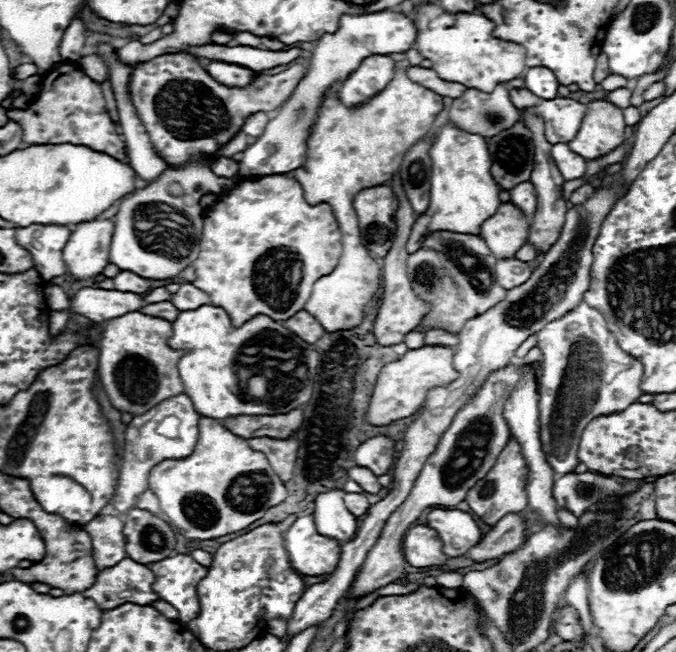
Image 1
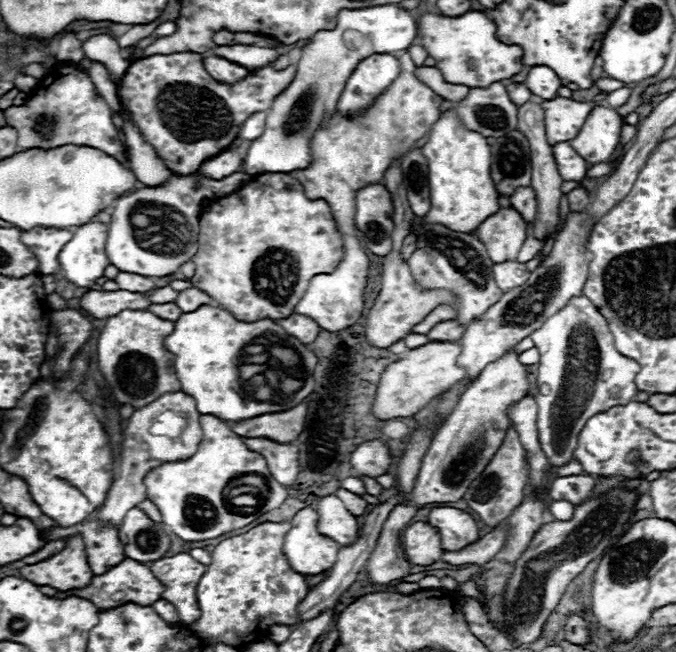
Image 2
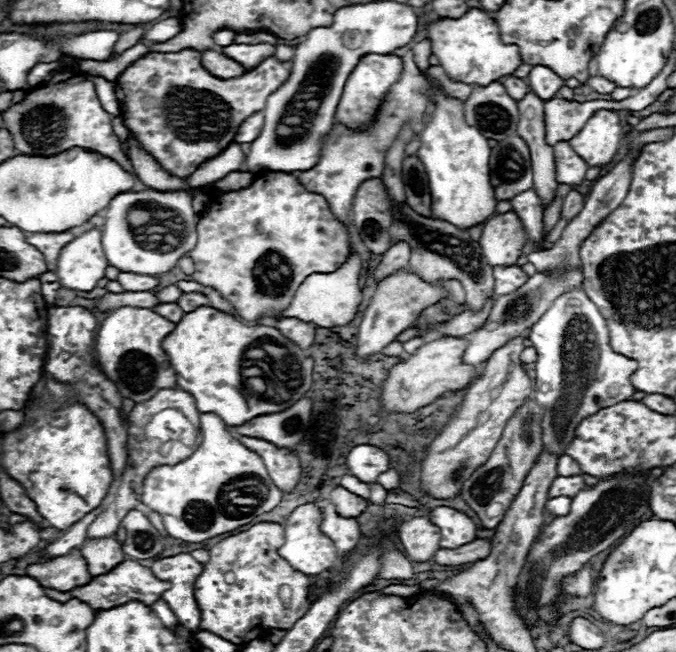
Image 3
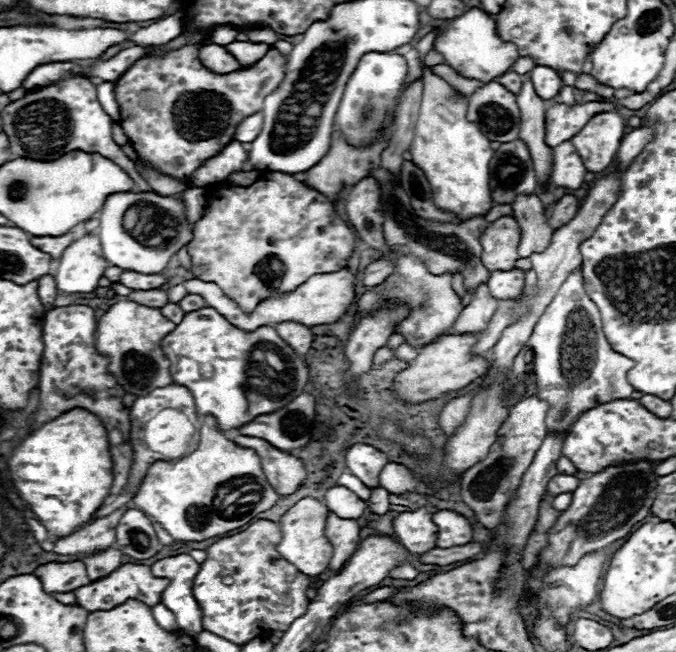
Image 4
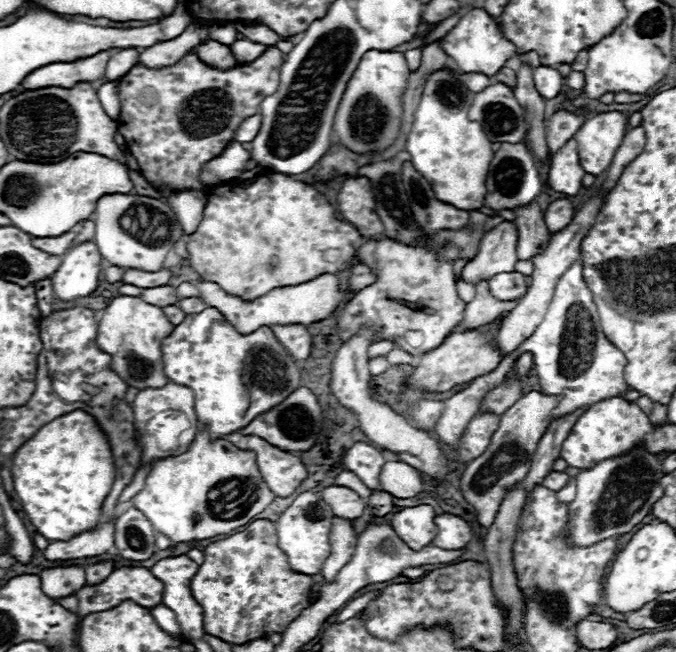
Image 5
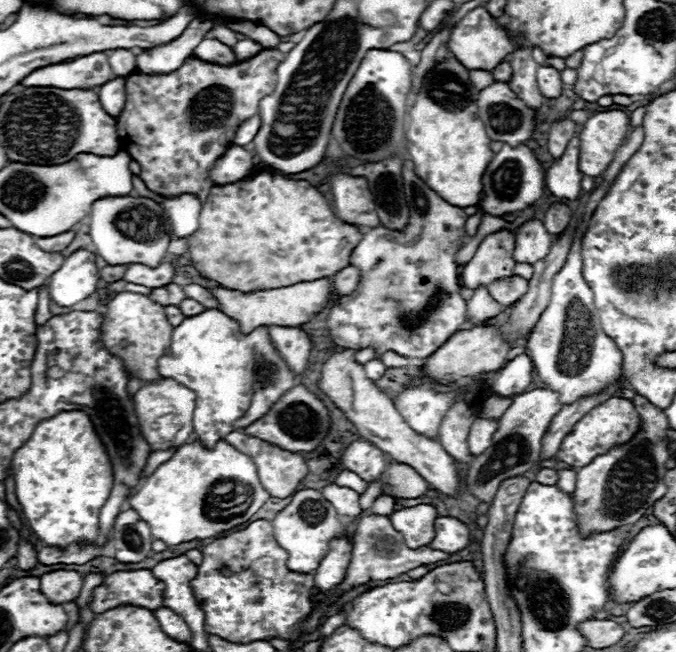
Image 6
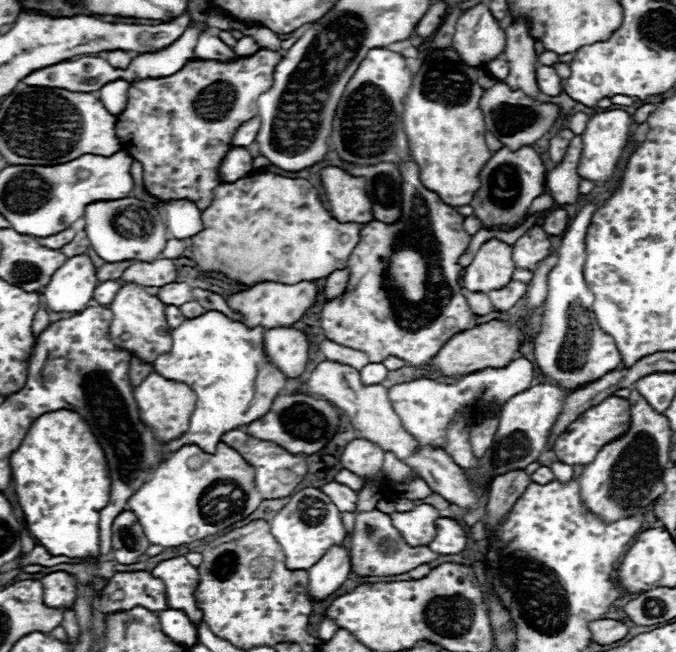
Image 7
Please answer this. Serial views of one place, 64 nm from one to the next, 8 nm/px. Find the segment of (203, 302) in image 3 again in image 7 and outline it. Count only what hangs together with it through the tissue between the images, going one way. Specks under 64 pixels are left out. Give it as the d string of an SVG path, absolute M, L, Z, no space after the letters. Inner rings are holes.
M186 302L184 306L180 306L180 312L184 314L184 318L196 318L196 316L200 316L200 314L204 314L206 310L198 304L198 302Z

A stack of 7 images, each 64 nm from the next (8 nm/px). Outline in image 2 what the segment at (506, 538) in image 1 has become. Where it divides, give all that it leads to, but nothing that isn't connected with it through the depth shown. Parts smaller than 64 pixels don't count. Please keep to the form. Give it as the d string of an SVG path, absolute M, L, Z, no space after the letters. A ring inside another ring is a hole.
M498 526L484 538L476 540L474 544L468 544L466 548L462 548L458 552L442 552L442 562L454 564L454 566L484 564L494 558L494 554L500 550L504 540L506 540L506 530L504 530L504 526Z

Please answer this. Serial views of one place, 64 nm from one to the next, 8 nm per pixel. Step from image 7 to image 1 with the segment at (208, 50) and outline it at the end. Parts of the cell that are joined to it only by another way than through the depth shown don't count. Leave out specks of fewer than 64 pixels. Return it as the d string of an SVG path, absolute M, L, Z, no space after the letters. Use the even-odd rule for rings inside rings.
M210 60L206 64L206 70L216 82L220 82L224 86L246 86L256 76L248 68L242 68L242 66L236 66L236 64L228 64L228 62L220 62L220 60Z

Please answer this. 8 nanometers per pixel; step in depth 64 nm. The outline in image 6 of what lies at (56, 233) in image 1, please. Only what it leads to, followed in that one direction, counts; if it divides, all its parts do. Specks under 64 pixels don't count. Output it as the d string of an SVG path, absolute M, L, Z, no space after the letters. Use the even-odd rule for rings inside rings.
M68 230L64 234L58 234L58 236L52 236L52 238L36 238L36 244L42 248L42 250L48 250L48 252L62 252L74 238L74 232Z

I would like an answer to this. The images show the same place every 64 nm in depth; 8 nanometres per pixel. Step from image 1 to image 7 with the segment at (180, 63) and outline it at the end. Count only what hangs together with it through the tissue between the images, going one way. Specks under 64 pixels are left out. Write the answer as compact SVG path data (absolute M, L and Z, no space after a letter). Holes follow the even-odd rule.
M258 50L252 56L236 58L230 62L192 60L172 76L130 82L128 104L116 120L116 136L120 138L124 150L142 164L144 186L154 198L162 202L192 200L200 210L206 210L212 204L214 190L220 186L218 168L222 158L232 148L232 136L240 124L256 116L256 98L264 90L270 90L272 74L280 58L282 52Z

